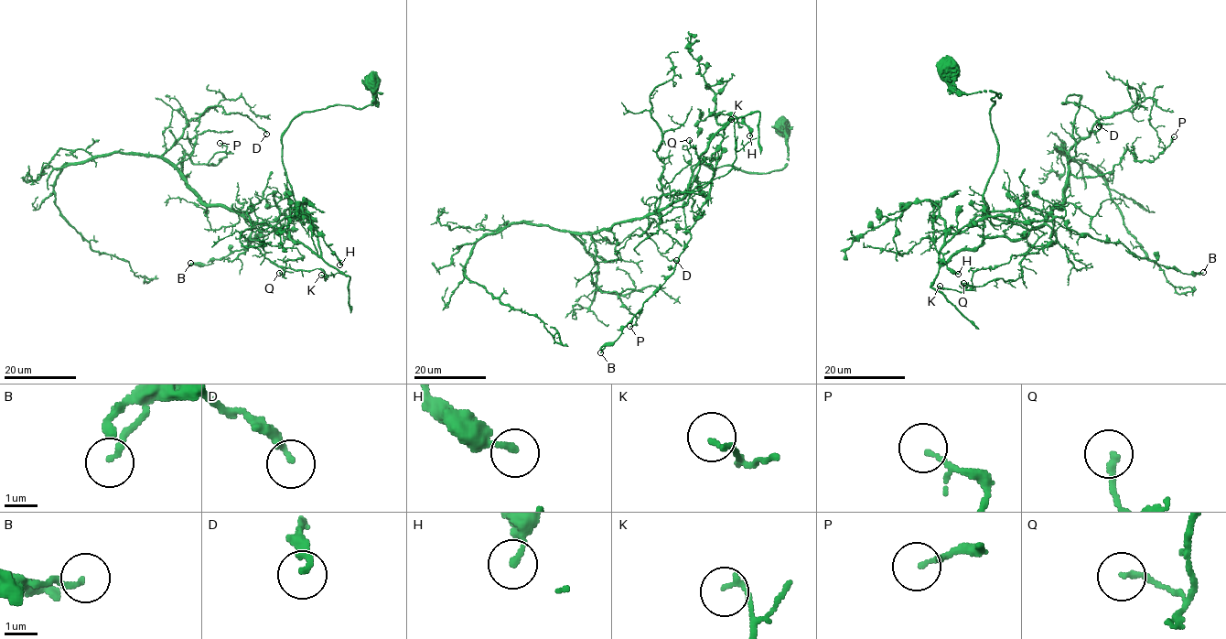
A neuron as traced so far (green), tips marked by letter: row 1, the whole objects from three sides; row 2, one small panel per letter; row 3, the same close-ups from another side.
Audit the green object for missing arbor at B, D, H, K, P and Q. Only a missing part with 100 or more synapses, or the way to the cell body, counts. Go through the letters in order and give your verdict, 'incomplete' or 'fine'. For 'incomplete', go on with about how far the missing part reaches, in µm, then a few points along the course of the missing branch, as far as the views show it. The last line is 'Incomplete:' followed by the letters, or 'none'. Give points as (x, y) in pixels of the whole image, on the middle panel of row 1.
B: fine
D: fine
H: fine
K: fine
P: fine
Q: fine
Incomplete: none

